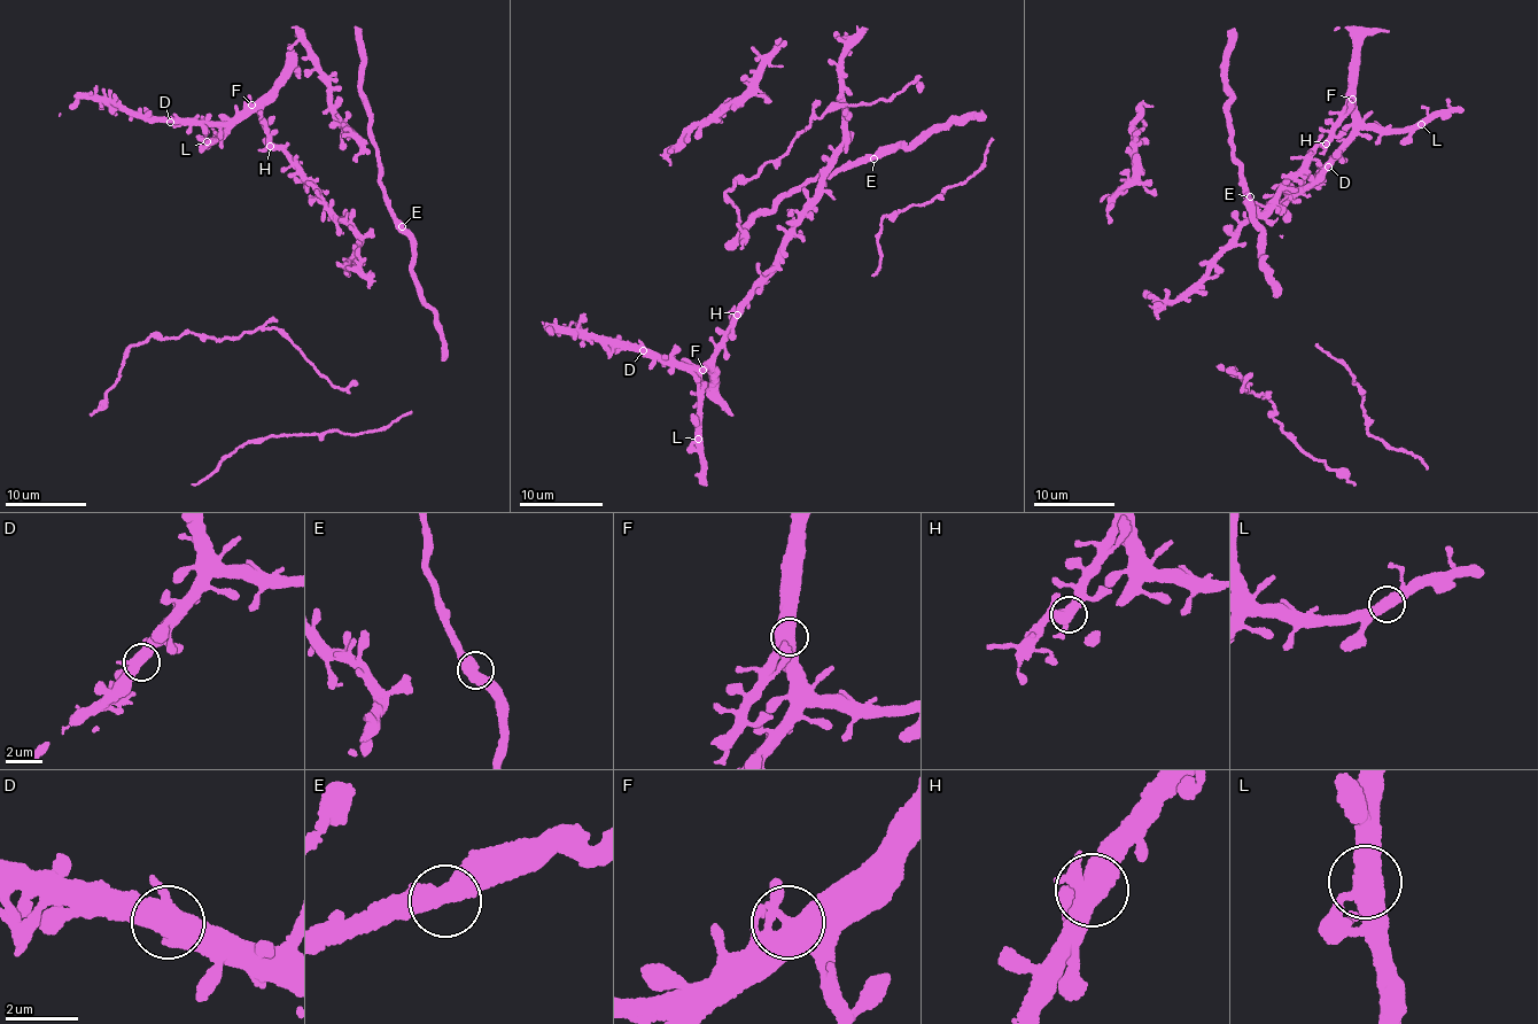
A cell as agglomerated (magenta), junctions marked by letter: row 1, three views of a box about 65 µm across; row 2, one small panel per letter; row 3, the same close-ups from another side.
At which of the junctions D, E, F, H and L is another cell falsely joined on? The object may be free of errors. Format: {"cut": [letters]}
{"cut": []}

